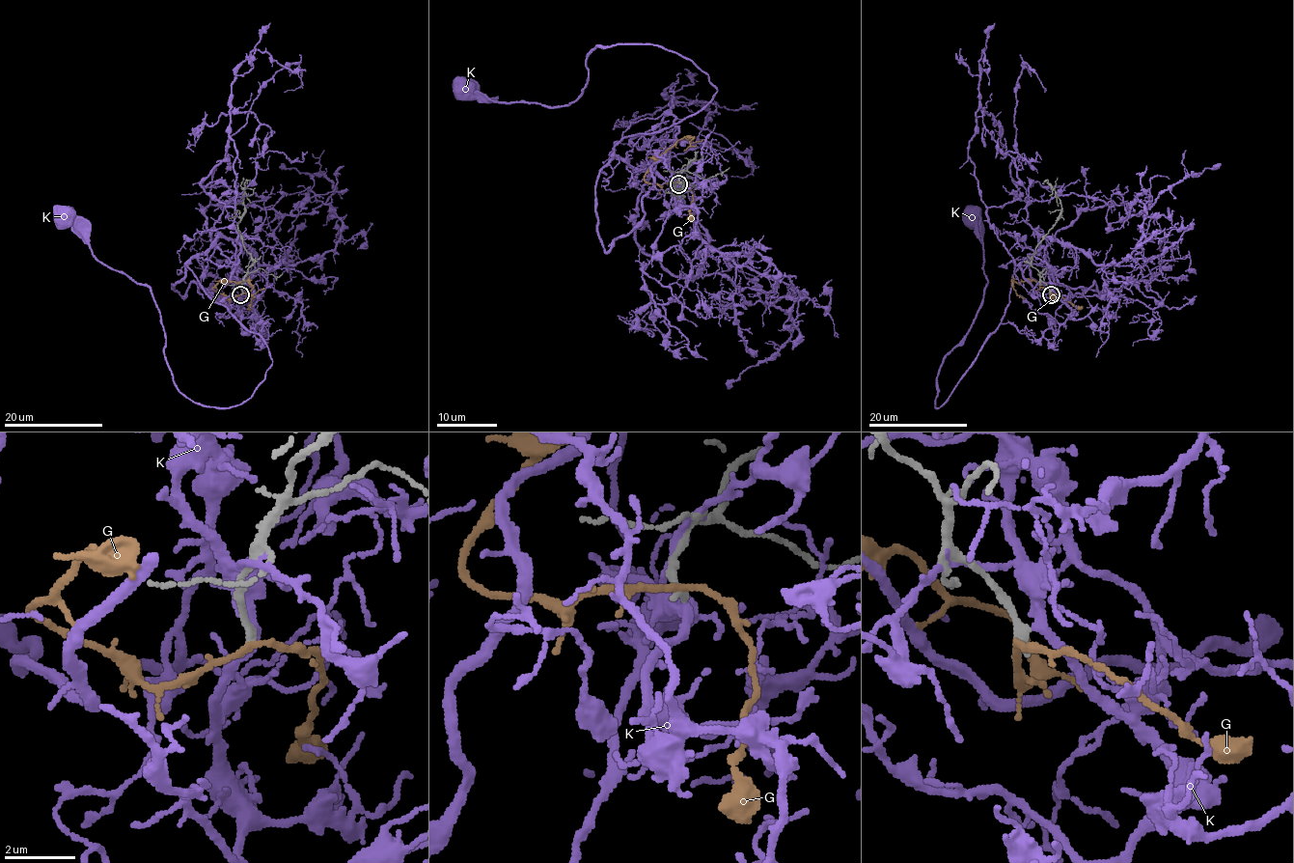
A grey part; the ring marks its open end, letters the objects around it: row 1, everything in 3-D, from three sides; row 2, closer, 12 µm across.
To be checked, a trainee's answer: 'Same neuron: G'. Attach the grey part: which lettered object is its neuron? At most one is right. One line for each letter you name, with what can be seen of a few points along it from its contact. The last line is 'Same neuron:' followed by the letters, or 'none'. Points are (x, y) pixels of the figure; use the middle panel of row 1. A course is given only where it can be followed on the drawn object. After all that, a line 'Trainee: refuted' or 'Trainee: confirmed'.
Same neuron: none
Trainee: refuted

